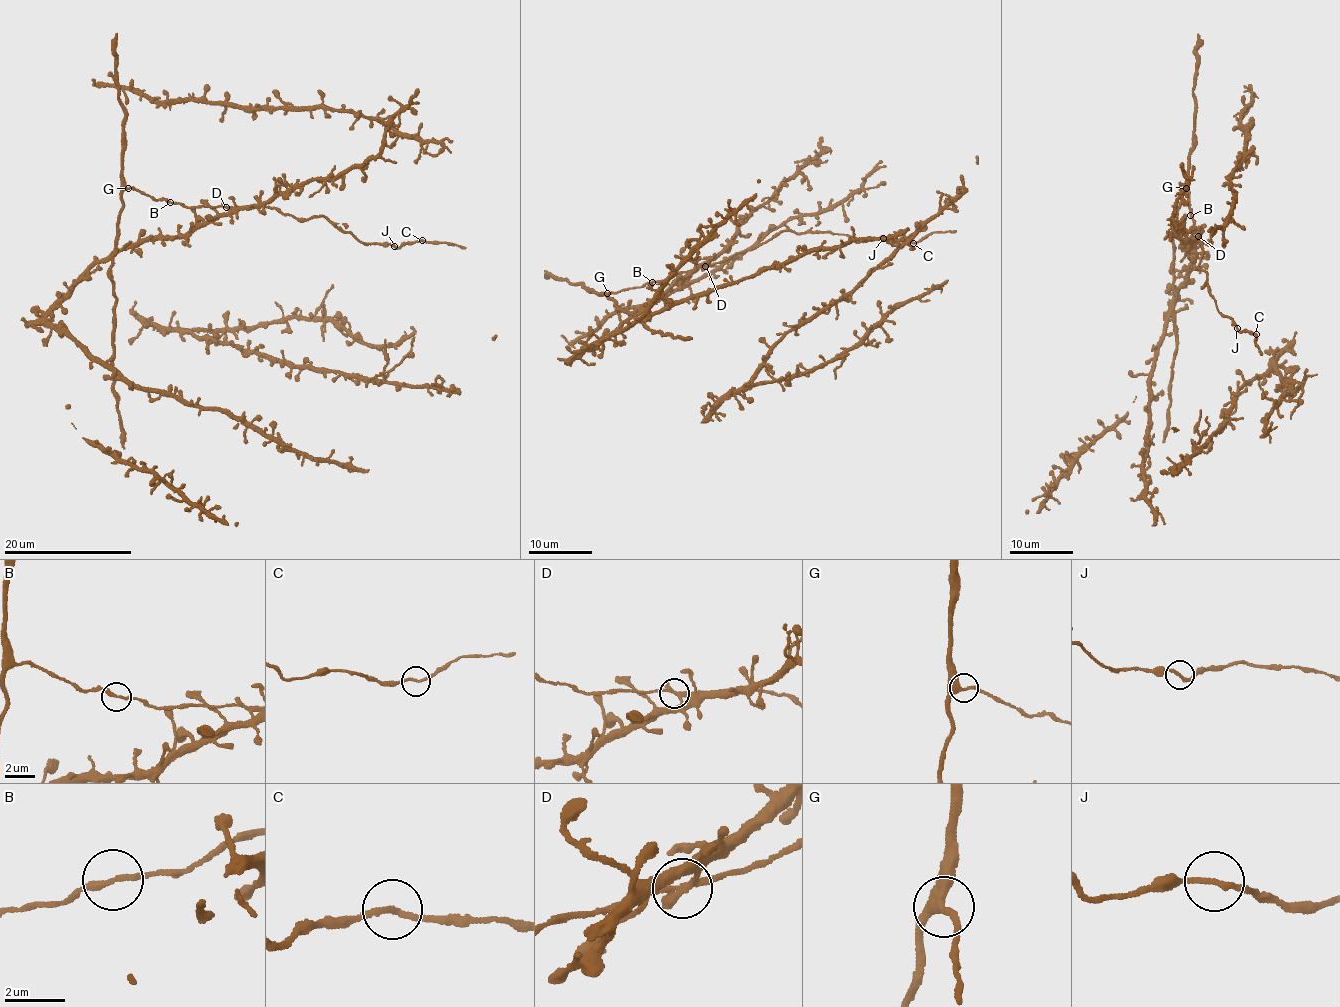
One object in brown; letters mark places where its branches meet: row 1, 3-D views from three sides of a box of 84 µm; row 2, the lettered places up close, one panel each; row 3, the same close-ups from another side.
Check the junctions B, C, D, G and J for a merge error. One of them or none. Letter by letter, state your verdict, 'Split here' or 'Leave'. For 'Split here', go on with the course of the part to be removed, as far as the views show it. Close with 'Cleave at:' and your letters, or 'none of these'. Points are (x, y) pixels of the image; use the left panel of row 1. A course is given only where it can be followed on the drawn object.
B: Leave
C: Leave
D: Split here
G: Leave
J: Leave
Cleave at: D

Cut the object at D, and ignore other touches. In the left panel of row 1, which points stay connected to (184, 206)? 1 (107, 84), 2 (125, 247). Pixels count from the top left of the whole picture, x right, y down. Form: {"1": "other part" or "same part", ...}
{"1": "other part", "2": "other part"}

